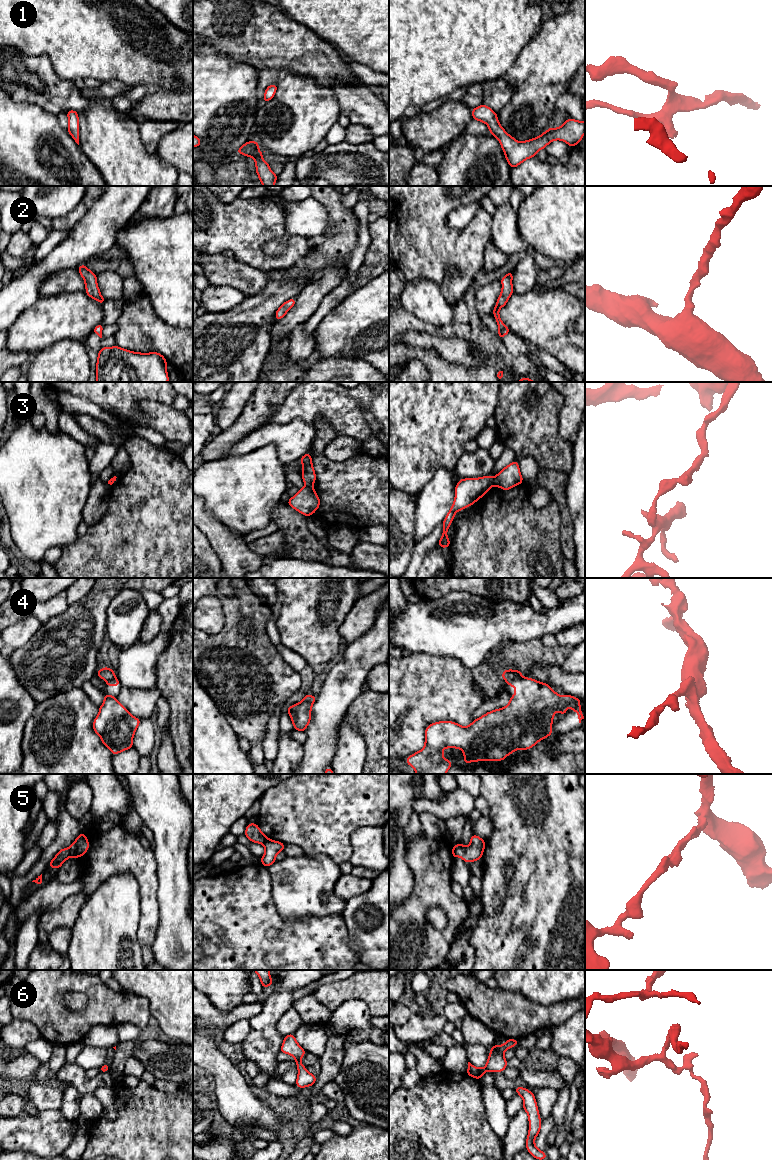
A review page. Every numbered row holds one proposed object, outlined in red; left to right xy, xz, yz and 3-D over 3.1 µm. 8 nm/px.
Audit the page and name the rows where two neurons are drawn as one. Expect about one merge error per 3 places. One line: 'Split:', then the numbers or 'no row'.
Split: 3, 4, 5

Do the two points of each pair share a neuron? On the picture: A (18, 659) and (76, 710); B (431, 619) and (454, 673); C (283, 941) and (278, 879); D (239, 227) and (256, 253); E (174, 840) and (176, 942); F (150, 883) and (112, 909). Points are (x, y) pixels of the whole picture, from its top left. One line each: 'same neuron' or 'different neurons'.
A: different neurons
B: different neurons
C: different neurons
D: same neuron
E: same neuron
F: different neurons

